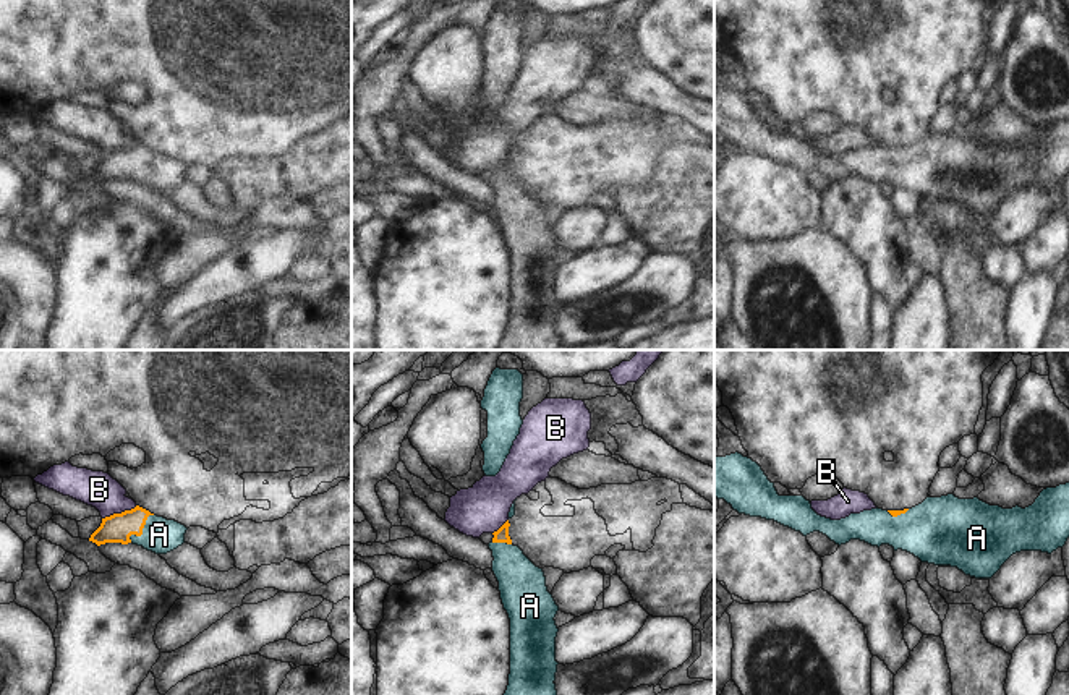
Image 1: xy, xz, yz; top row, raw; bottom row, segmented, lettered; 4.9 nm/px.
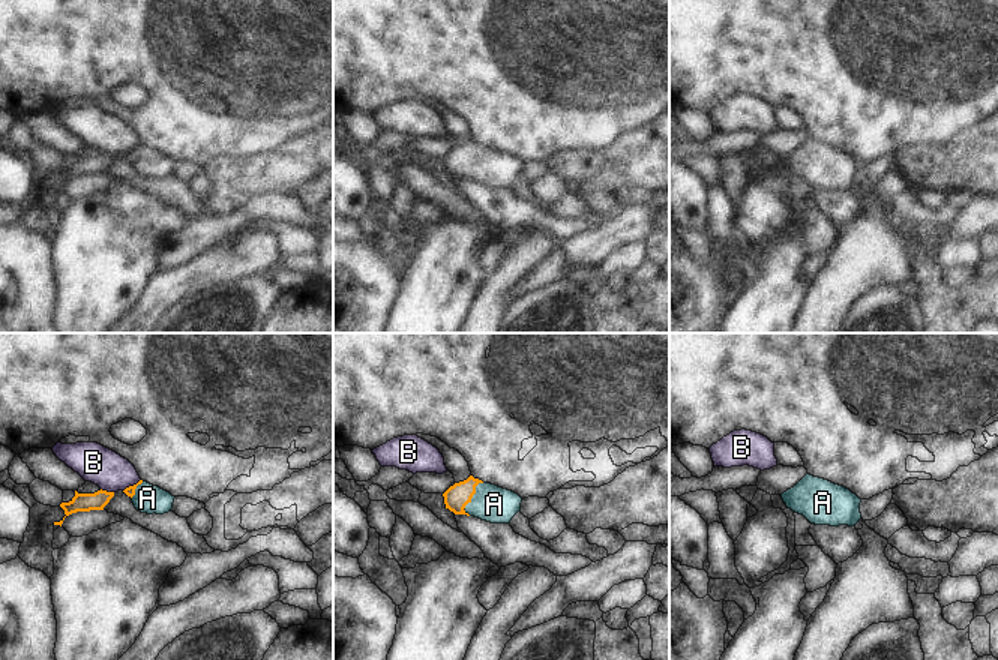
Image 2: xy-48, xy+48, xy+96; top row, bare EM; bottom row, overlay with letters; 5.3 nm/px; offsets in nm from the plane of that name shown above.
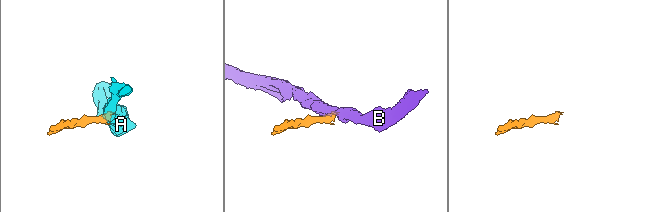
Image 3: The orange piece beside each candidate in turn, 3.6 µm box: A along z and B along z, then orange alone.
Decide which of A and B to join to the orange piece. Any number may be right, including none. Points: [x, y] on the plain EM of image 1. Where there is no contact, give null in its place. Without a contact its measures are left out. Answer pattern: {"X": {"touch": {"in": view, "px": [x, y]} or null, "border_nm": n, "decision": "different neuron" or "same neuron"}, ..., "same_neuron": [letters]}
{"A": {"touch": {"in": "xy", "px": [141, 169]}, "border_nm": 180, "decision": "same neuron"}, "B": {"touch": {"in": "xy", "px": [119, 151]}, "border_nm": 190, "decision": "different neuron"}, "same_neuron": ["A"]}

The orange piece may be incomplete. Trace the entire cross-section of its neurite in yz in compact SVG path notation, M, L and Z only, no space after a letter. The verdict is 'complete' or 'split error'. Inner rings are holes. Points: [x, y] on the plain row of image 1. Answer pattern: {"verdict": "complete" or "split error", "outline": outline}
{"verdict": "split error", "outline": "M735 89L714 96L714 133L724 136L739 151L774 157L803 173L820 168L839 183L850 177L878 185L889 181L894 188L907 188L922 199L957 204L975 215L991 215L1012 191L1020 188L1051 191L1063 185L1069 175L1069 120L1043 126L1035 139L1025 146L1019 143L1003 146L978 134L959 136L948 131L926 134L912 146L883 147L876 144L831 157L818 152L803 133L779 133L761 104Z"}

